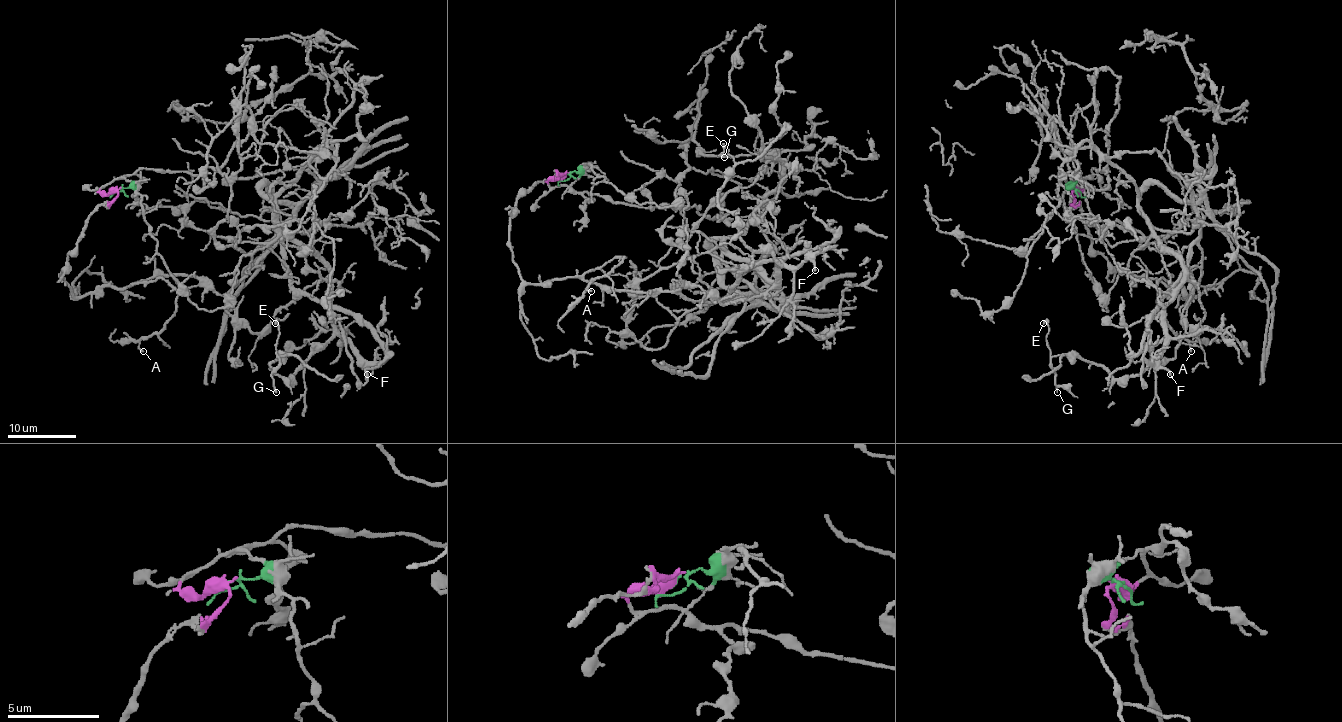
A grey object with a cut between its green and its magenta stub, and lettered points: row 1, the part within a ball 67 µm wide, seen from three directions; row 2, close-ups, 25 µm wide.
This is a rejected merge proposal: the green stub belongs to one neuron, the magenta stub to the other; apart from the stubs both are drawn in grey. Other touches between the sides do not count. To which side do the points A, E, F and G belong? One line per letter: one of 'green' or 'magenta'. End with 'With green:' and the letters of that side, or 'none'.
A: magenta
E: green
F: green
G: green
With green: E, F, G

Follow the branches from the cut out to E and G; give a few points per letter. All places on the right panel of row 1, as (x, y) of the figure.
E: (1076, 190), (1064, 210), (1105, 311), (1151, 236), (1180, 262), (1184, 284), (1136, 376), (1052, 356), (1044, 323)
G: (1076, 190), (1064, 210), (1105, 311), (1151, 236), (1180, 262), (1184, 284), (1139, 374), (1054, 356), (1057, 391)

